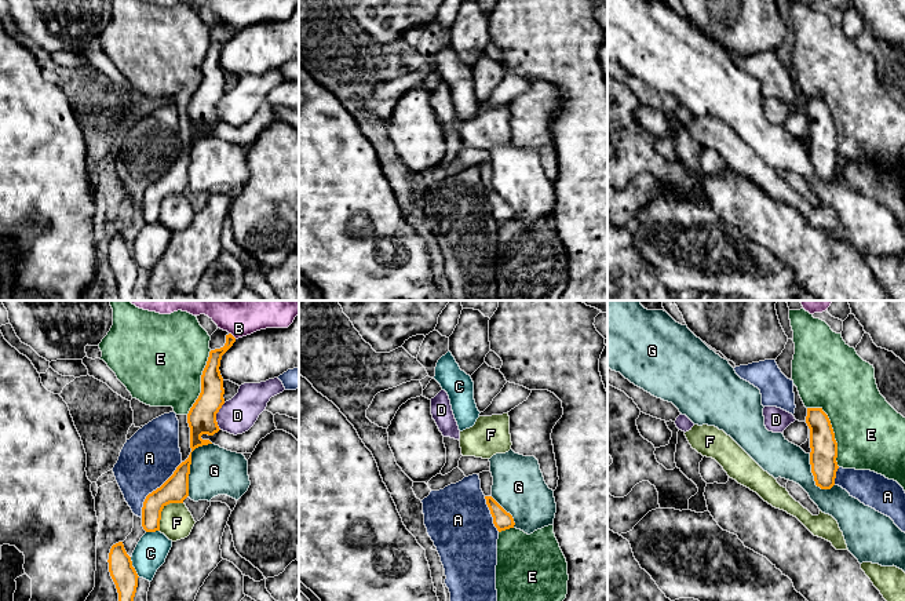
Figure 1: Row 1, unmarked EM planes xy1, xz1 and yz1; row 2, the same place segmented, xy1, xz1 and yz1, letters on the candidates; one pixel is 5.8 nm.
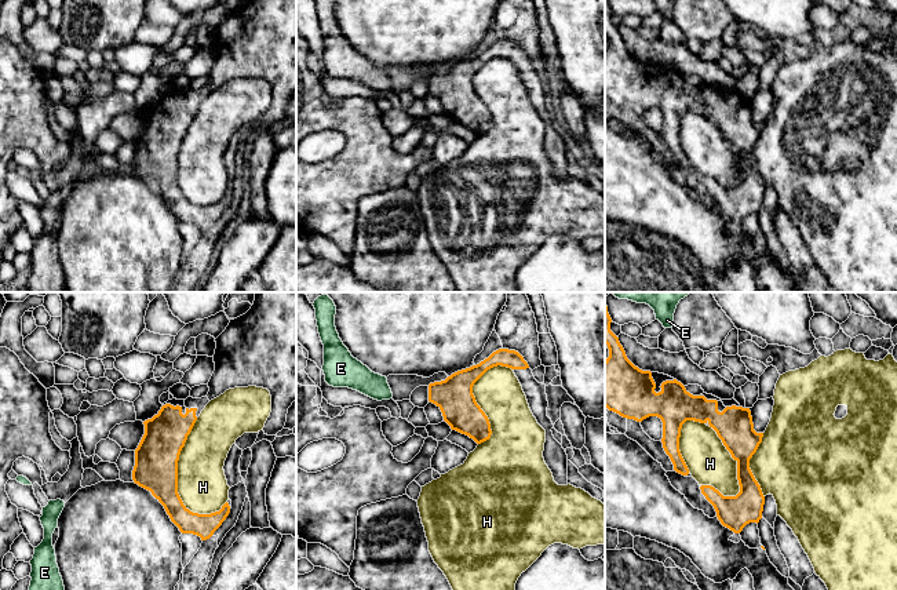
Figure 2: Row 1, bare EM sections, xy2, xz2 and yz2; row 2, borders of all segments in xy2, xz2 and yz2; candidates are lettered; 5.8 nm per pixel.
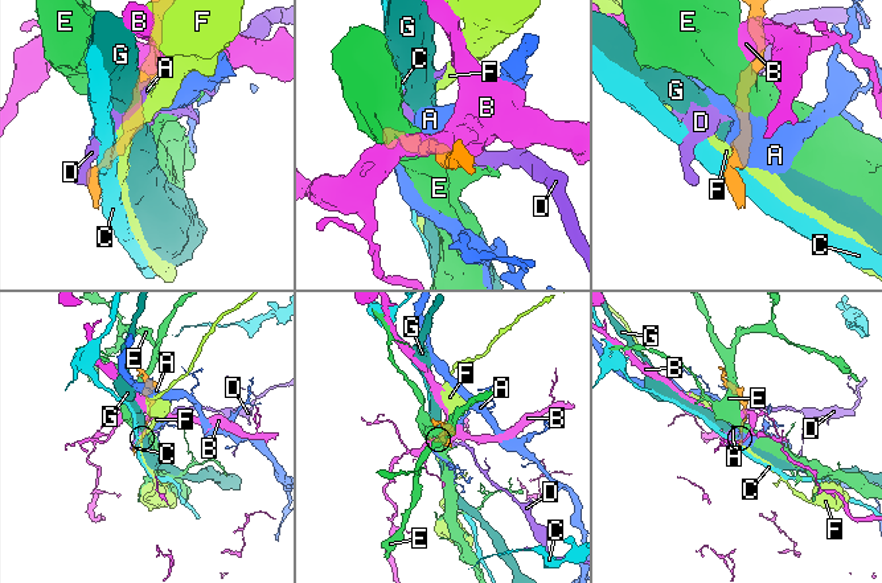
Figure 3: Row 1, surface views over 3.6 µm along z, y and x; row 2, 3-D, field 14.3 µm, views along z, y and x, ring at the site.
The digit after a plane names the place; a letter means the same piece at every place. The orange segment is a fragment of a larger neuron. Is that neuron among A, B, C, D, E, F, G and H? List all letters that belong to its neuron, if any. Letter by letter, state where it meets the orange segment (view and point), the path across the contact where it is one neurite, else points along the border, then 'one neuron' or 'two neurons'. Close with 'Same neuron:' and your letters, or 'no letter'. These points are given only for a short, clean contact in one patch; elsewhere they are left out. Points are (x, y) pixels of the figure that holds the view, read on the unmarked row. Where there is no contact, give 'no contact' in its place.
A: xy1 (156, 181) | two neurons
B: xy1 (232, 26) | along xy1 (229, 24), (236, 29) | two neurons
C: xy1 (132, 258) | along xy1 (130, 248), (131, 257), (139, 268) | two neurons
D: xy1 (215, 108) | along xy1 (225, 94), (216, 105), (219, 120) | two neurons
E: yz1 (832, 123) | two neurons
F: xy1 (161, 201) | along xy1 (182, 193), (170, 193), (163, 200), (159, 221) | two neurons
G: xy1 (190, 155) | along xy1 (211, 134), (199, 137), (192, 144), (188, 186) | two neurons
H: xy2 (177, 166) | two neurons
Same neuron: no letter

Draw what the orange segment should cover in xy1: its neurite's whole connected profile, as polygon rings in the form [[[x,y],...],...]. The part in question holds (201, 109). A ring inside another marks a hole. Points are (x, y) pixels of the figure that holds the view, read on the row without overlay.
[[[229,25],[226,26],[223,39],[209,43],[207,57],[201,66],[201,84],[187,105],[191,143],[198,138],[212,135],[209,131],[202,131],[202,125],[214,127],[220,121],[216,113],[216,105],[225,95],[225,80],[219,58],[222,47],[234,33],[236,29]]]

